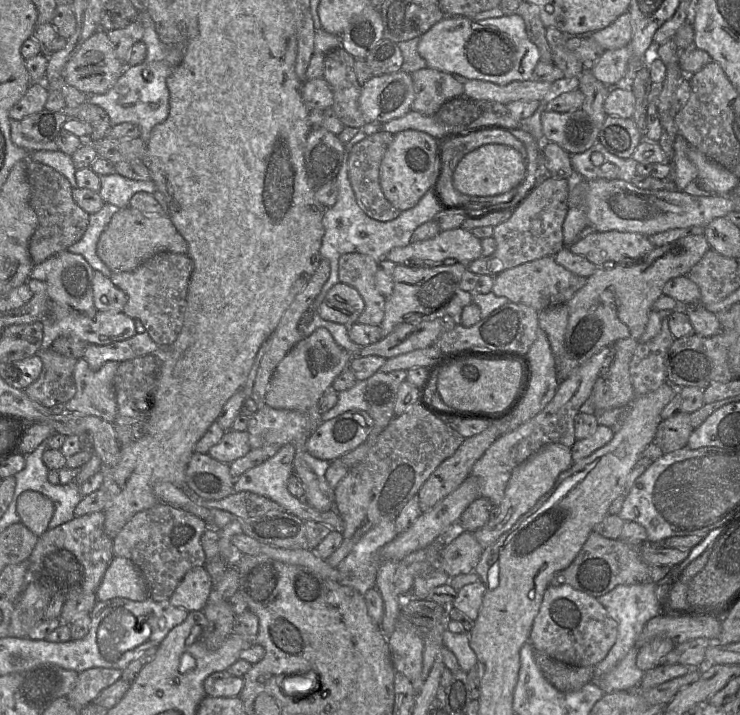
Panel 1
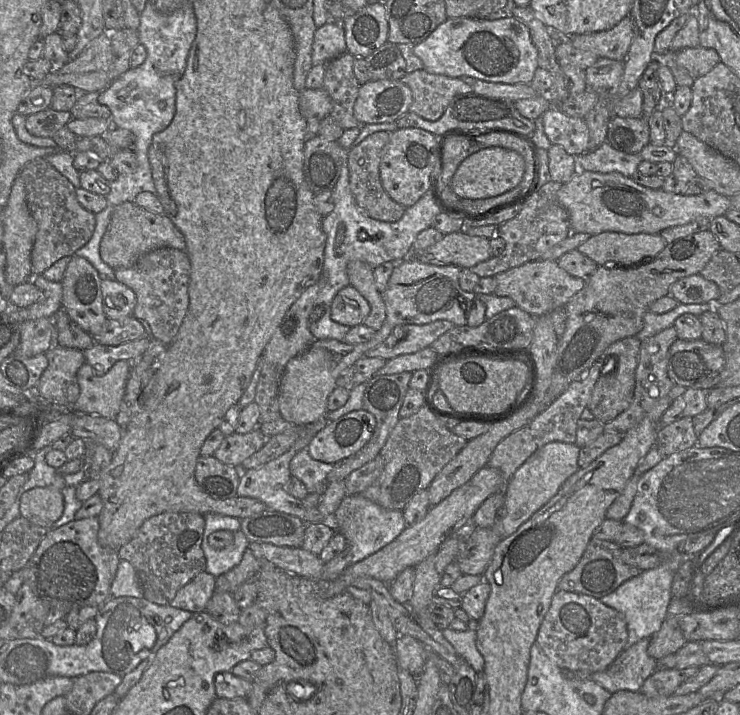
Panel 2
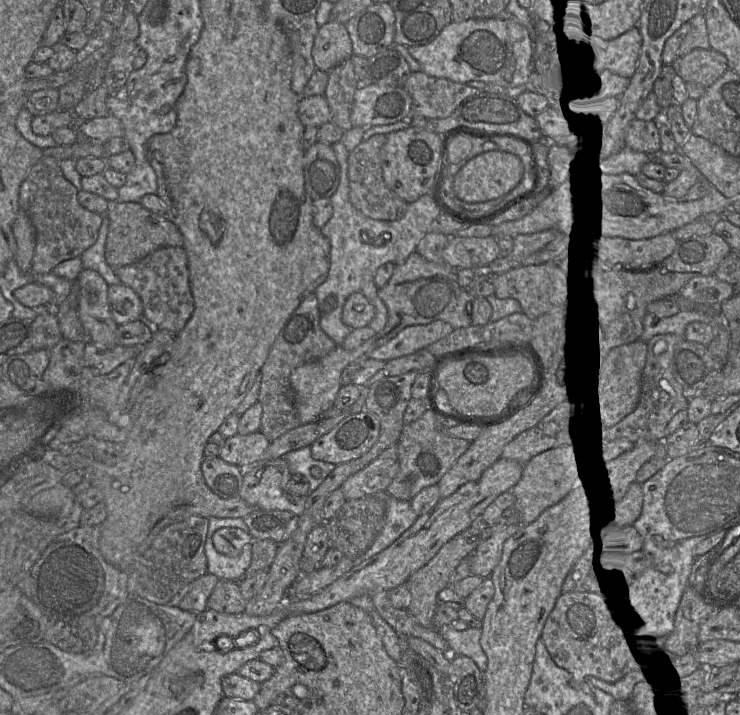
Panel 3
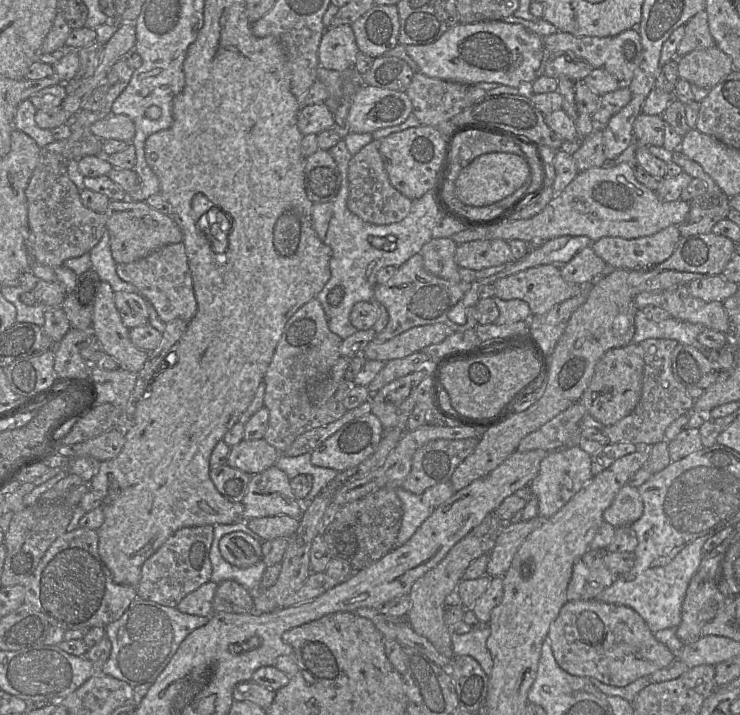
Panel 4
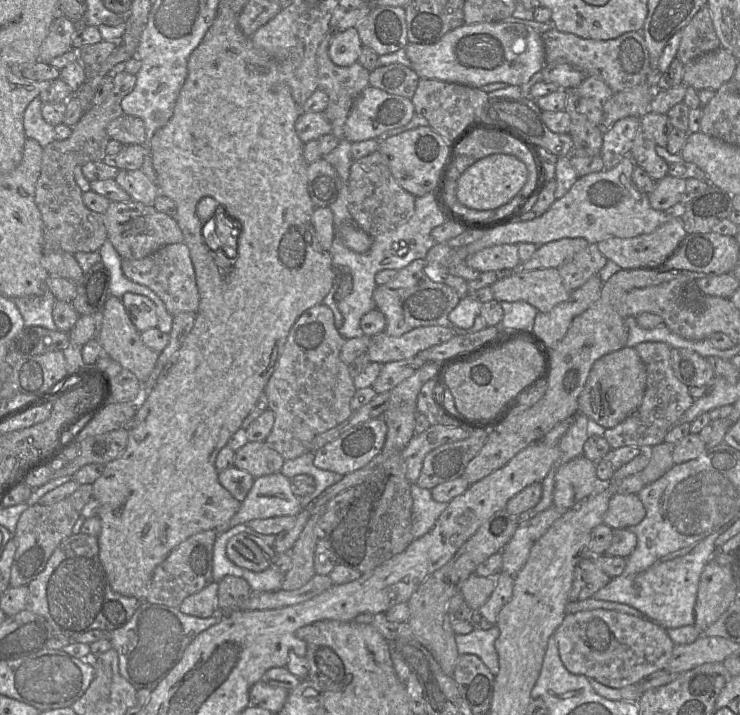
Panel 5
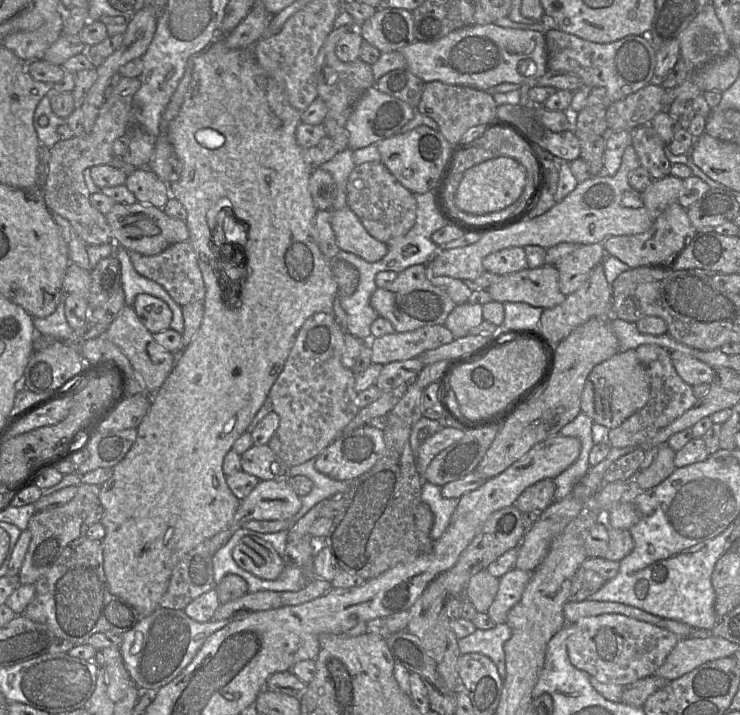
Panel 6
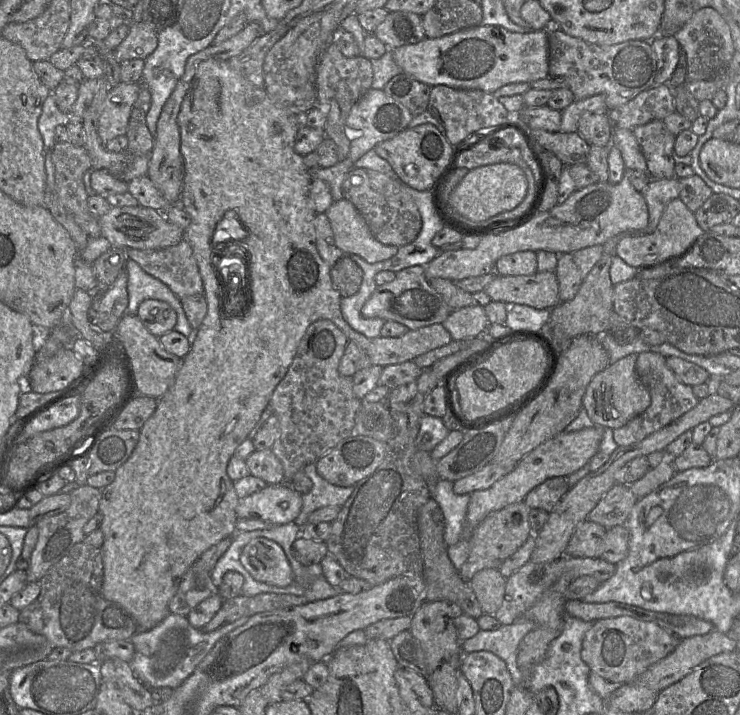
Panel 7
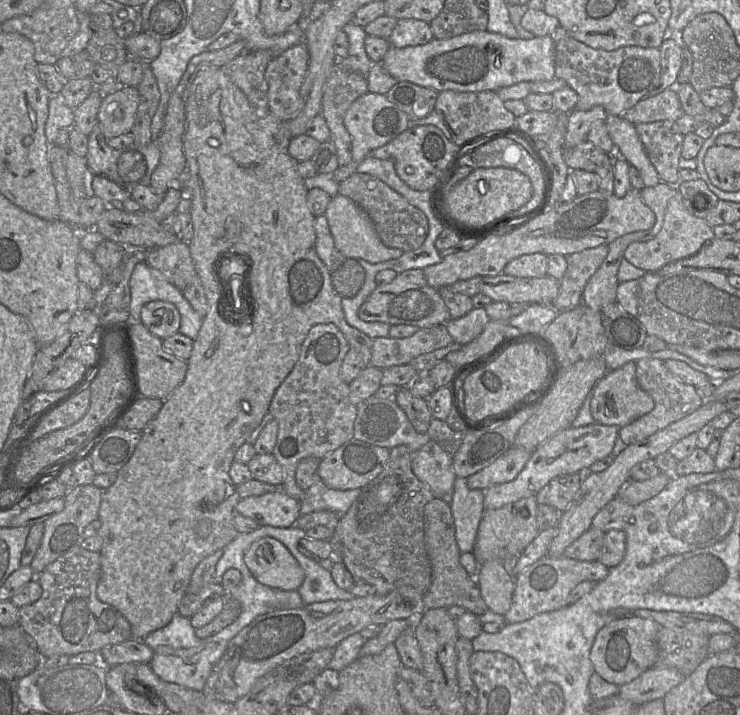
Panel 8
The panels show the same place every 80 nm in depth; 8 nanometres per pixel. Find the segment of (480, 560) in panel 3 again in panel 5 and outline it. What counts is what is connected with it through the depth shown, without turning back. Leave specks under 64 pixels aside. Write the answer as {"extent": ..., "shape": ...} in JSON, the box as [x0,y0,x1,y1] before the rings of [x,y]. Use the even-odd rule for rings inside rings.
{"extent":[501,507,567,576],"shape":[[[549,507],[530,520],[519,524],[511,540],[502,550],[501,572],[515,576],[526,563],[535,542],[567,510]]]}

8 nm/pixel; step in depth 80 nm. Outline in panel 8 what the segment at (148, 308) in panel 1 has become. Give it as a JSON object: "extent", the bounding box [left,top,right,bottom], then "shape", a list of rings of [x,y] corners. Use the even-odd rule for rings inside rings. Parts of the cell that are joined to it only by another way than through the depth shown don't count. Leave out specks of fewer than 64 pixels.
{"extent":[144,240,198,291],"shape":[[[177,240],[167,246],[148,250],[144,262],[160,271],[181,291],[198,280],[189,245],[185,241]]]}

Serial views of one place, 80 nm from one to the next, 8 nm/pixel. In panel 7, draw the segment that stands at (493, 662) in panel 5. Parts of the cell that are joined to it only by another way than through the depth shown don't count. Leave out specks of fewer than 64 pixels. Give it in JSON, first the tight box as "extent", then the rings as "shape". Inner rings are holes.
{"extent":[461,617,535,684],"shape":[[[525,617],[517,619],[512,624],[502,625],[497,630],[480,630],[475,636],[461,641],[464,653],[474,651],[489,651],[505,661],[514,684],[523,680],[523,675],[517,666],[517,650],[524,636],[534,629],[535,623]]]}

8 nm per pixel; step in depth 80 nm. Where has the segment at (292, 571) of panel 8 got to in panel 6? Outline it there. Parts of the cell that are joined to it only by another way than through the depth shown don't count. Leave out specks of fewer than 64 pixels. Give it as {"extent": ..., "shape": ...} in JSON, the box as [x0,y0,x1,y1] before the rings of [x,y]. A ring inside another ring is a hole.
{"extent":[232,536,285,580],"shape":[[[244,536],[234,547],[232,557],[239,567],[263,580],[275,580],[285,568],[283,558],[267,541]]]}

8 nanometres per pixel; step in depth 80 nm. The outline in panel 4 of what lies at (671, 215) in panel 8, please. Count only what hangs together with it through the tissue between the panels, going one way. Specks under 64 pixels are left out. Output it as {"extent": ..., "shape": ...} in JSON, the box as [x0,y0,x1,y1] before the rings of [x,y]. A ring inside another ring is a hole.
{"extent":[591,225,681,270],"shape":[[[670,225],[659,232],[634,239],[621,237],[602,237],[591,243],[591,247],[597,256],[602,258],[606,264],[616,269],[638,270],[656,267],[673,253],[681,235],[676,225]]]}

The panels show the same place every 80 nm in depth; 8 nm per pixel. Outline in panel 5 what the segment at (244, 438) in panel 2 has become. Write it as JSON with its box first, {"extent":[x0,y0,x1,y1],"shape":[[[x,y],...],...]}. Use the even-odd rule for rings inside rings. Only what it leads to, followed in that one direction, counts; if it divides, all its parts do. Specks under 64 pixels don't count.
{"extent":[234,442,284,478],"shape":[[[248,442],[235,451],[234,466],[249,472],[254,478],[281,472],[284,458],[266,442]]]}

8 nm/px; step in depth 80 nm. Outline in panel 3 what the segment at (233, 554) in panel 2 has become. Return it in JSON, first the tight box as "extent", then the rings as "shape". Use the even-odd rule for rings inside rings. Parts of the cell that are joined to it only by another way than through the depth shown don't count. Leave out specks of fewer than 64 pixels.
{"extent":[205,536,251,582],"shape":[[[208,536],[205,541],[208,572],[217,576],[219,580],[239,582],[244,578],[251,563],[251,543],[246,544],[239,555],[227,556],[216,550],[212,538],[213,536]]]}

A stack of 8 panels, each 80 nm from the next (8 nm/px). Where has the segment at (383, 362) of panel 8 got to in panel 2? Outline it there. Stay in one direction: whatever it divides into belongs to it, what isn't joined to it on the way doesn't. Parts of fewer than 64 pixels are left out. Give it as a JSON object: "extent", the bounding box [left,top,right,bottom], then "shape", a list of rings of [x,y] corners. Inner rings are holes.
{"extent":[364,320,455,360],"shape":[[[447,320],[429,324],[405,324],[396,326],[385,341],[368,350],[364,357],[389,360],[399,355],[415,353],[431,344],[455,325]]]}

